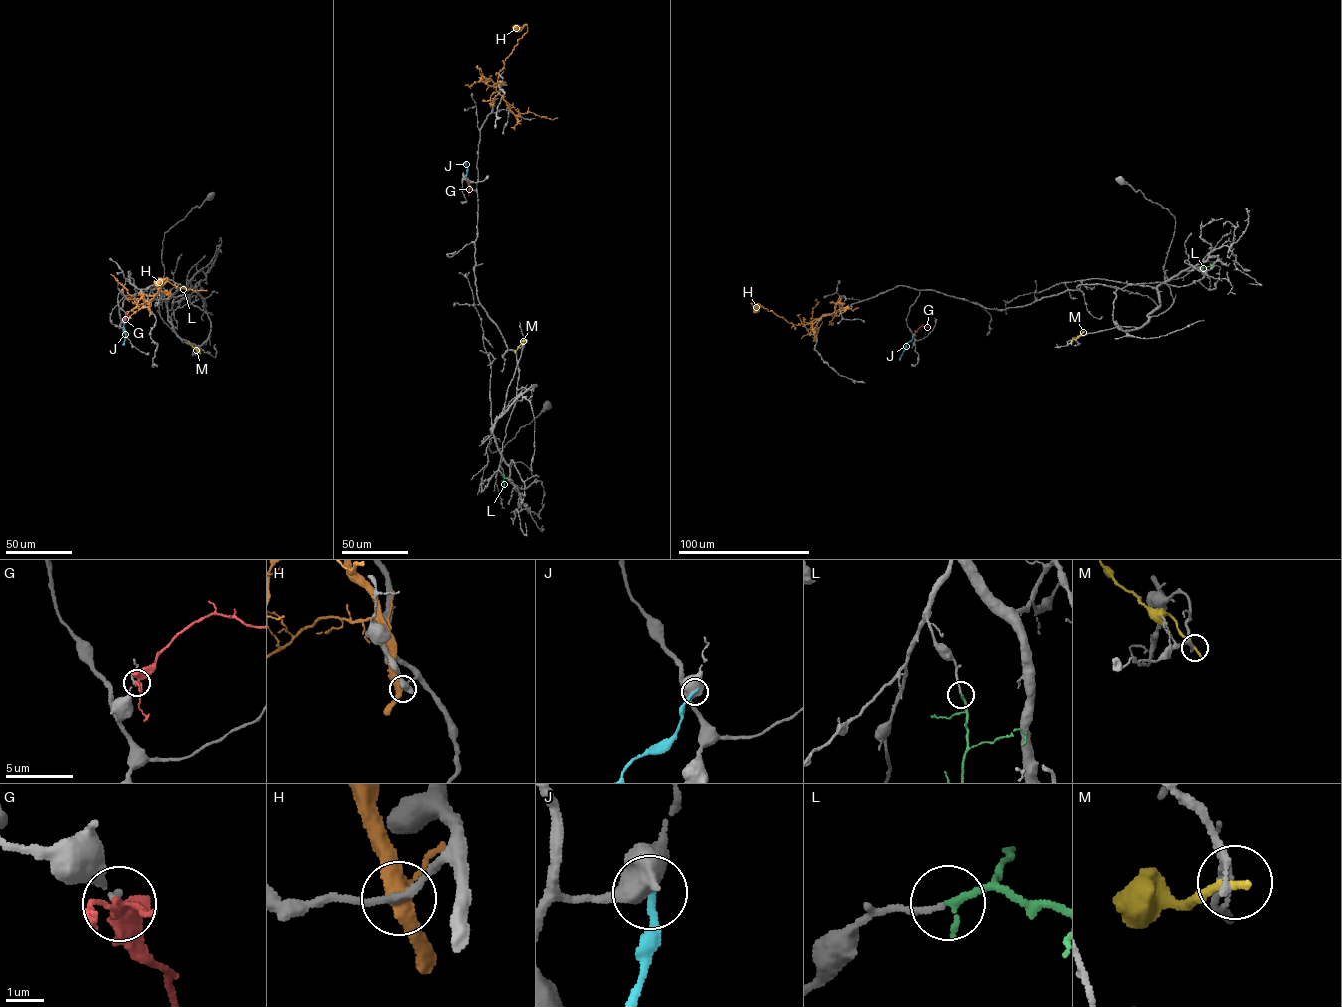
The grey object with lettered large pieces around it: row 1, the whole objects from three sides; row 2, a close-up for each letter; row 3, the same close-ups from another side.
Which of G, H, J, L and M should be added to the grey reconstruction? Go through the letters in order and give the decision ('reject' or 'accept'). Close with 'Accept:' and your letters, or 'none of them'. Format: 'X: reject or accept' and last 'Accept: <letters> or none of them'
G: reject
H: reject
J: reject
L: accept
M: reject
Accept: L

